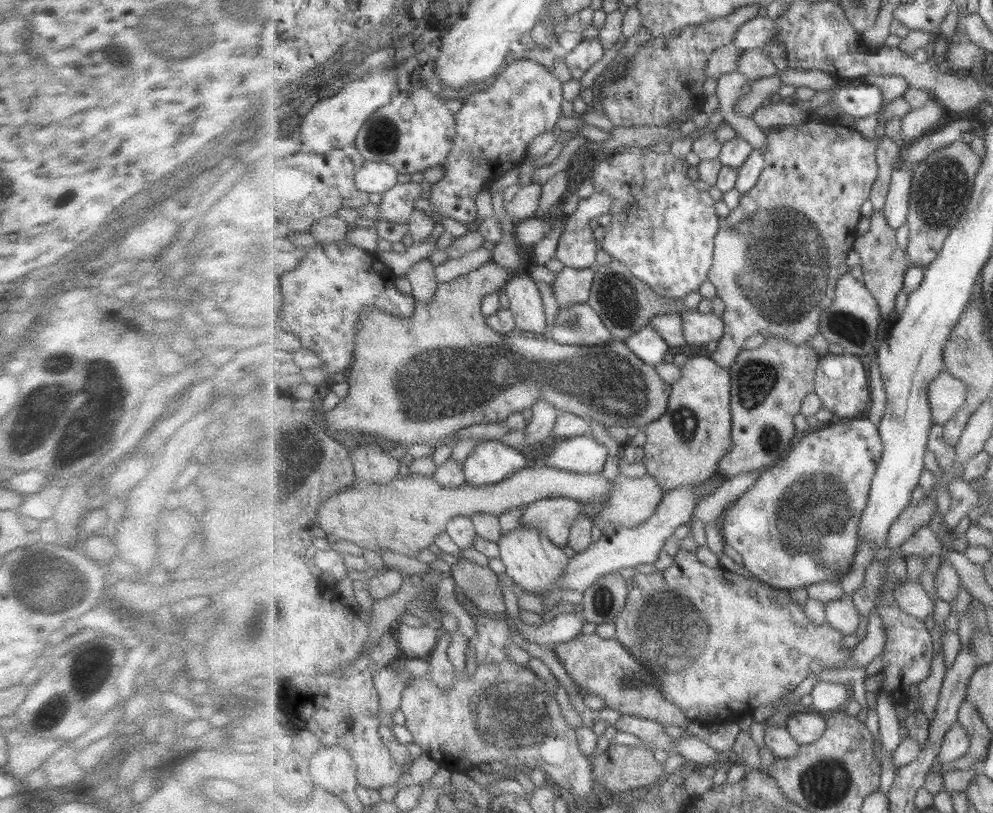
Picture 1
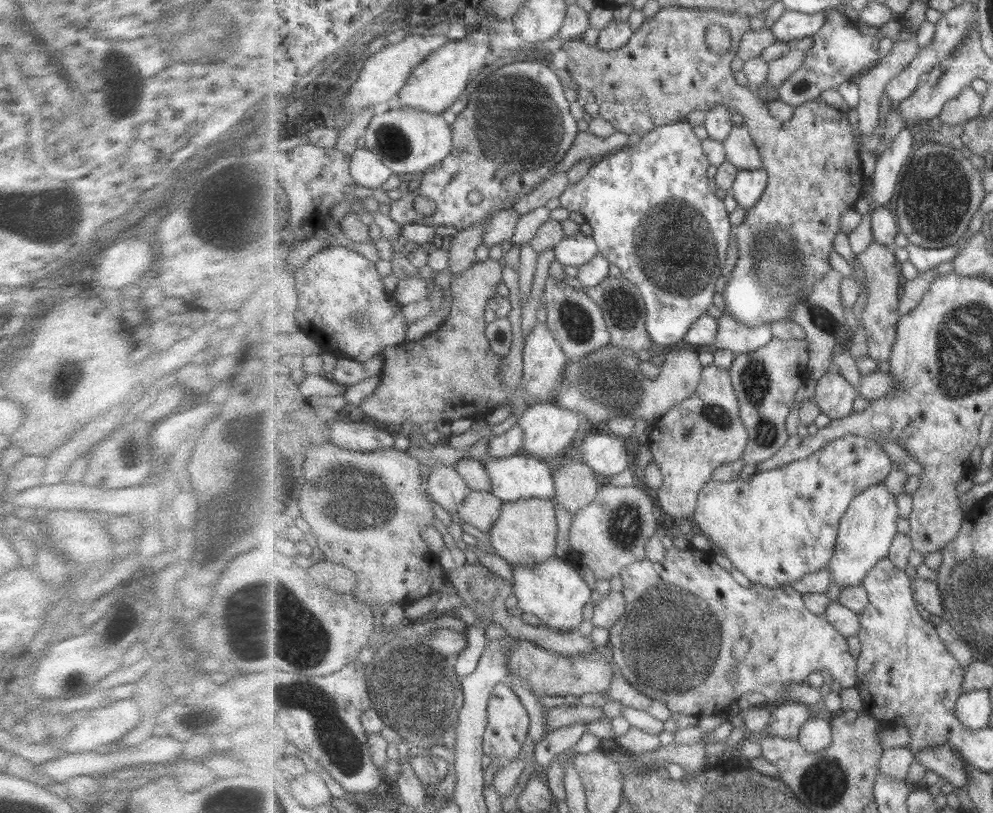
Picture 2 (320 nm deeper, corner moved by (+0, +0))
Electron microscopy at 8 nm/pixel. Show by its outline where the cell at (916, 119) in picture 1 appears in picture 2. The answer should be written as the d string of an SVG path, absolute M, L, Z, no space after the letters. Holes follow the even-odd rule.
M906 126L899 135L893 139L891 147L878 157L875 174L872 176L872 200L876 207L884 207L893 200L895 188L909 164L910 158L916 148L914 143L917 137L913 136L912 127Z

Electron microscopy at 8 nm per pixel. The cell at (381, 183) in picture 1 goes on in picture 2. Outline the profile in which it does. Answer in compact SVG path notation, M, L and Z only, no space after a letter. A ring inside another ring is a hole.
M365 147L357 149L352 154L350 170L357 185L370 189L385 184L393 173L392 169L384 163L384 159Z

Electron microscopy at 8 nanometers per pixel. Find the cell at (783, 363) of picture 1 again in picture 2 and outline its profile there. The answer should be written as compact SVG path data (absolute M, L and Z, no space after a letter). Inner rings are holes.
M777 340L768 346L750 354L737 355L734 358L729 375L740 400L740 417L748 427L749 442L741 458L747 465L761 465L772 458L777 451L786 445L789 434L785 422L795 406L797 392L810 379L808 370L810 360L809 344L803 340Z

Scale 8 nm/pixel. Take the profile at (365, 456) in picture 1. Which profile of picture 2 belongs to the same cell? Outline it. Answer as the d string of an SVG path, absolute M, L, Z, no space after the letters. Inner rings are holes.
M334 421L330 424L330 441L355 452L373 452L393 446L393 436L383 429L359 421Z

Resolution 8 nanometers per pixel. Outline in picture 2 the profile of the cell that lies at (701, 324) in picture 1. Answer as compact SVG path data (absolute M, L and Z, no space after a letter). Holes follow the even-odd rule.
M726 314L717 319L716 350L725 350L733 356L750 354L773 341L771 324L749 327Z

